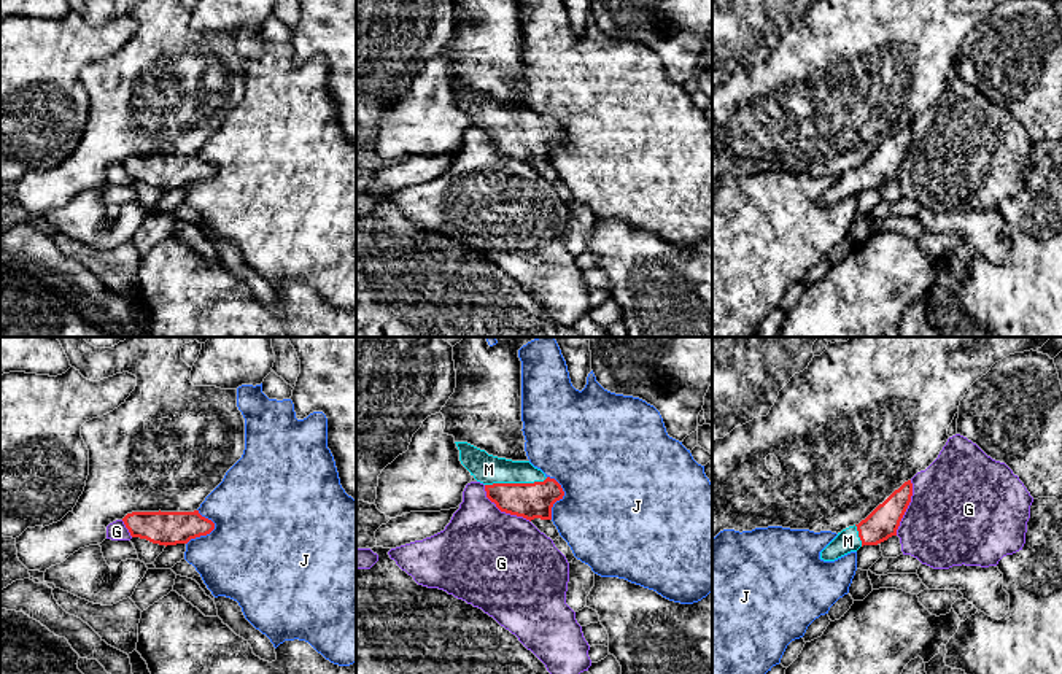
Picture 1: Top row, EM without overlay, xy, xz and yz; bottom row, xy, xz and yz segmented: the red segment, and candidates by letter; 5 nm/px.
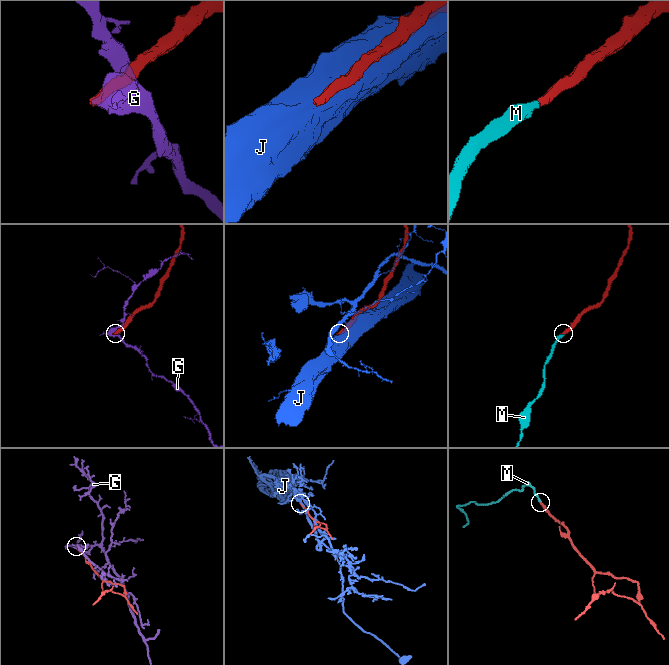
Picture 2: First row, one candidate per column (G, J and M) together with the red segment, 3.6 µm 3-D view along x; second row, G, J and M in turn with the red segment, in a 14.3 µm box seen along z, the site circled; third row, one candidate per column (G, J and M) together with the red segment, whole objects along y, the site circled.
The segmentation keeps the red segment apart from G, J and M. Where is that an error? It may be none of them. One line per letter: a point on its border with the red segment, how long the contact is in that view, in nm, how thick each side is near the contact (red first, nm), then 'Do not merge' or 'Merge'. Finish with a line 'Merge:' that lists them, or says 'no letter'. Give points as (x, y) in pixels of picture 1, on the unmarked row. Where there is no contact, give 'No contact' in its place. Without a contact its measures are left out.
G: Touches red at xz (503, 154). Shared border 300 nm. Thickness 180 nm (red) against 500 nm. Do not merge
J: Touches red at xy (210, 175). Shared border 190 nm. Thickness 180 nm (red) against 480 nm. Do not merge
M: Touches red at xz (515, 127). Shared border 320 nm. Thickness 180 nm (red) against 150 nm. Merge
Merge: M

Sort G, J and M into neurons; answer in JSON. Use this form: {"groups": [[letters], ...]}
{"groups": [["G"], ["J"], ["M"]]}

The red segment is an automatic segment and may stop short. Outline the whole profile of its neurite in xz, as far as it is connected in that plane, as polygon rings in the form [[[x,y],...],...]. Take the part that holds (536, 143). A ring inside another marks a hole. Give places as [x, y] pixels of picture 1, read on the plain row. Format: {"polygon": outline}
{"polygon": [[[455,86],[461,108],[485,129],[486,141],[501,156],[526,164],[552,164],[552,151],[563,143],[561,129],[529,105],[488,99],[467,86]]]}

